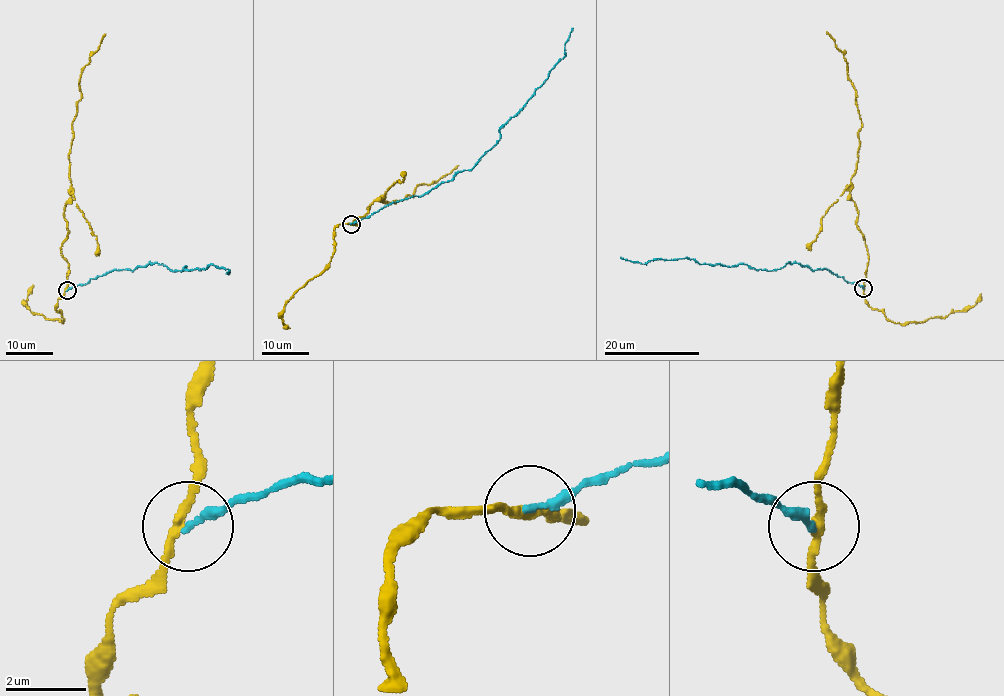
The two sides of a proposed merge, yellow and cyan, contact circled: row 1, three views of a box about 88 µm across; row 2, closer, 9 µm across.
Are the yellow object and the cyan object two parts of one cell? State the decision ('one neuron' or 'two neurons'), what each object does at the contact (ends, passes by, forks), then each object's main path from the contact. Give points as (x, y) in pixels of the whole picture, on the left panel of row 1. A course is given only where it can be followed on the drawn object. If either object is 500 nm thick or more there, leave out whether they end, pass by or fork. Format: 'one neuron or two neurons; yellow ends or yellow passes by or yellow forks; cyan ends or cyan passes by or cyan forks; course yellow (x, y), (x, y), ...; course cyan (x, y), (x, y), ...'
two neurons; yellow passes by; cyan ends; course yellow (66, 289), (69, 264), (61, 244), (68, 232), (71, 123), (81, 70), (105, 34); course cyan (67, 290), (114, 270), (154, 263), (175, 272), (210, 264), (226, 273), (229, 269)

